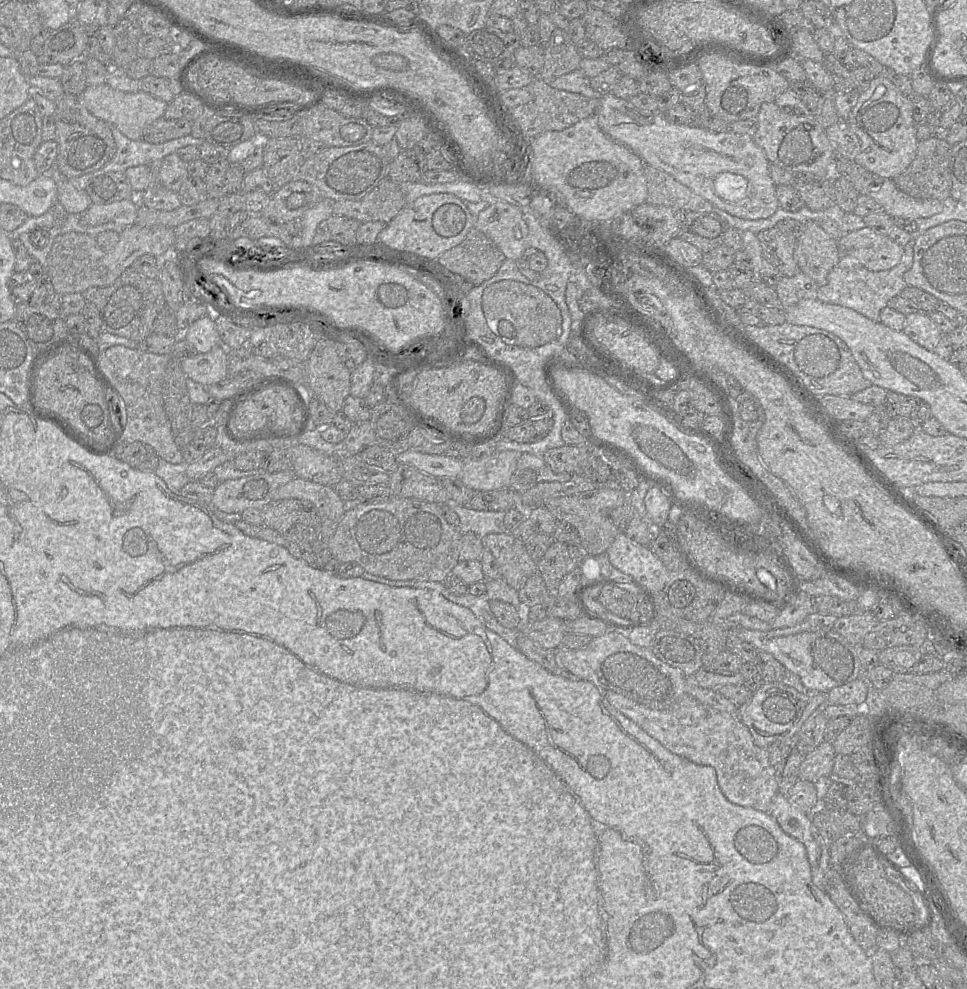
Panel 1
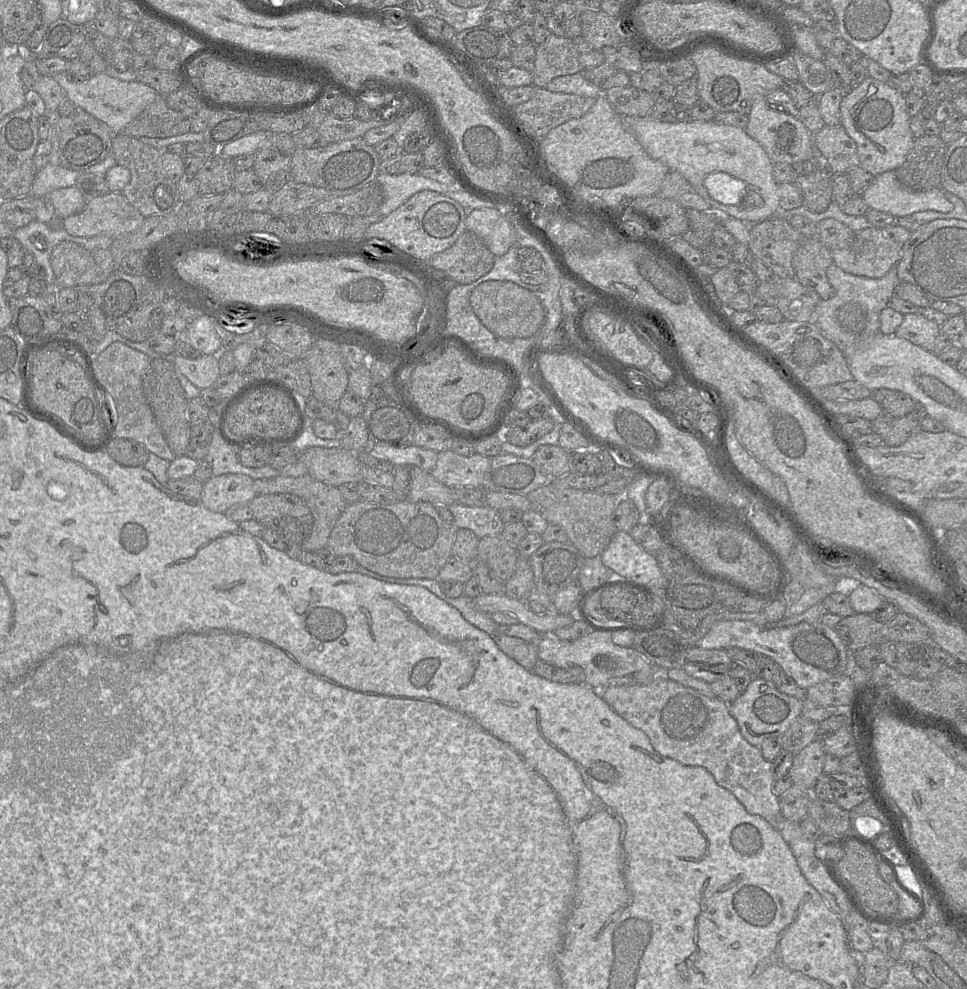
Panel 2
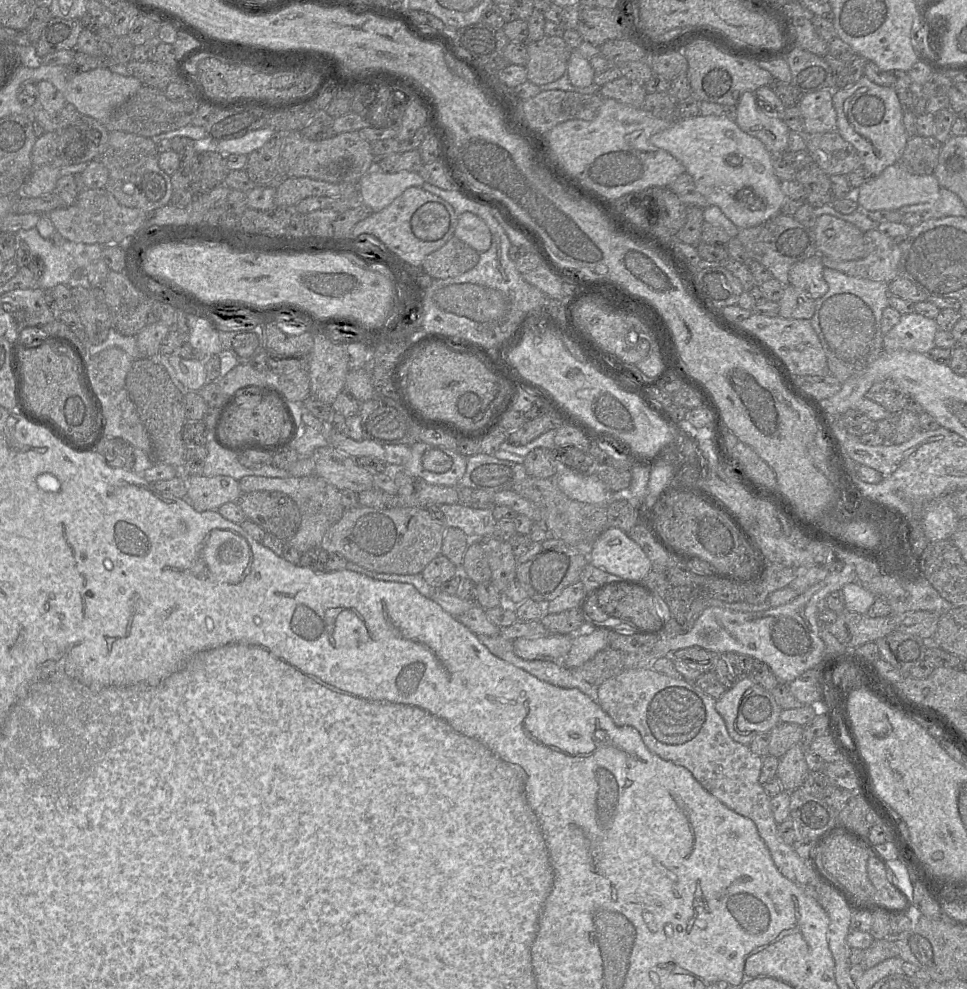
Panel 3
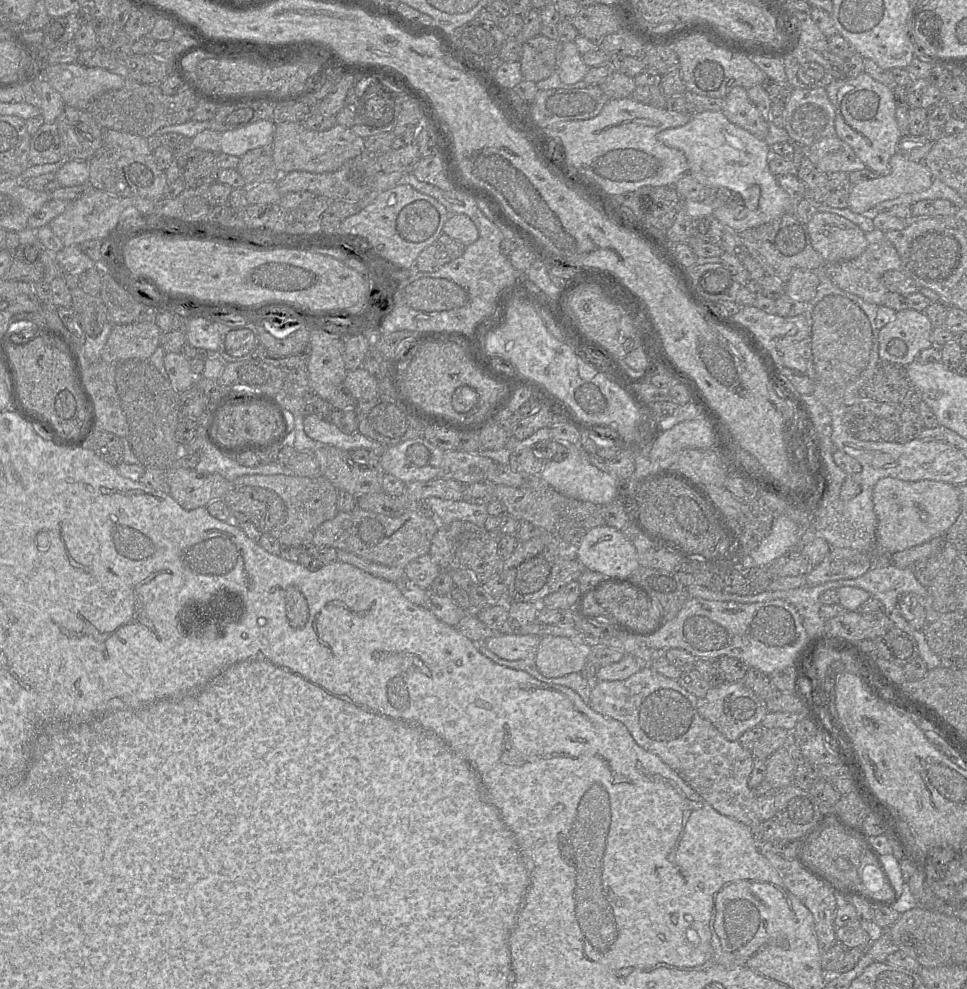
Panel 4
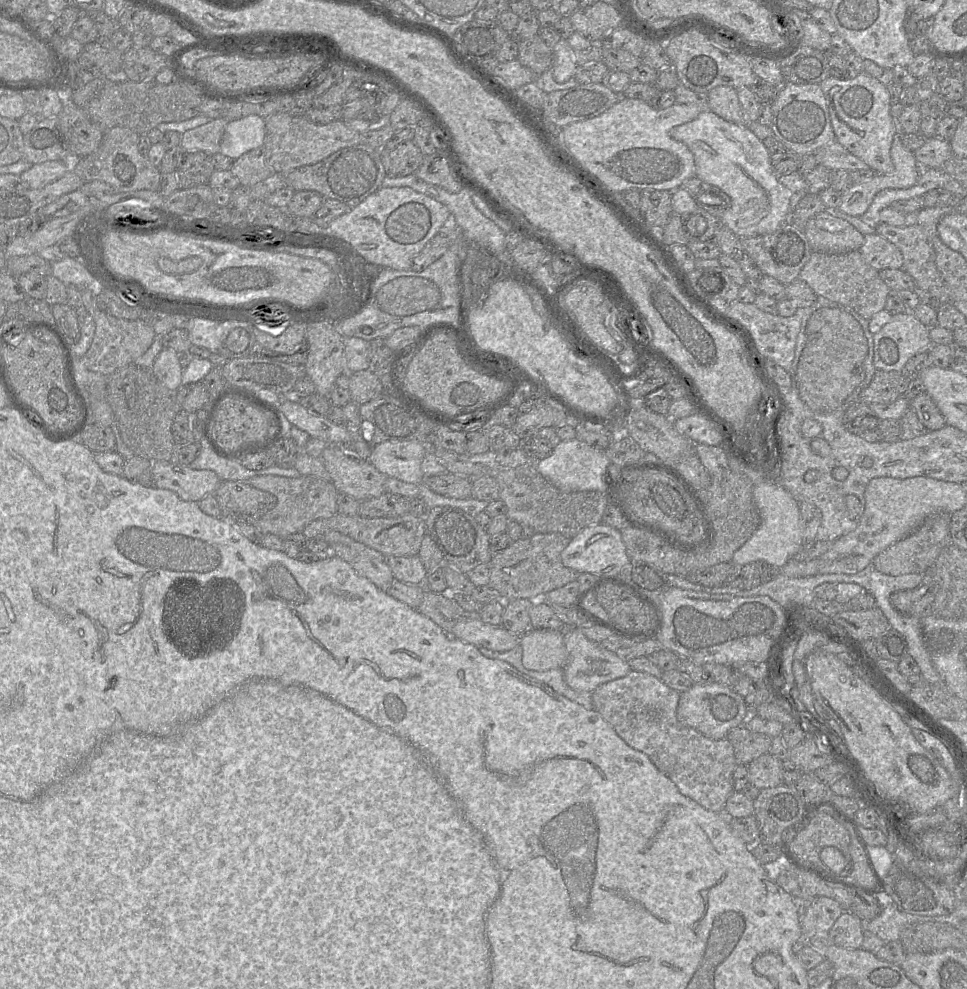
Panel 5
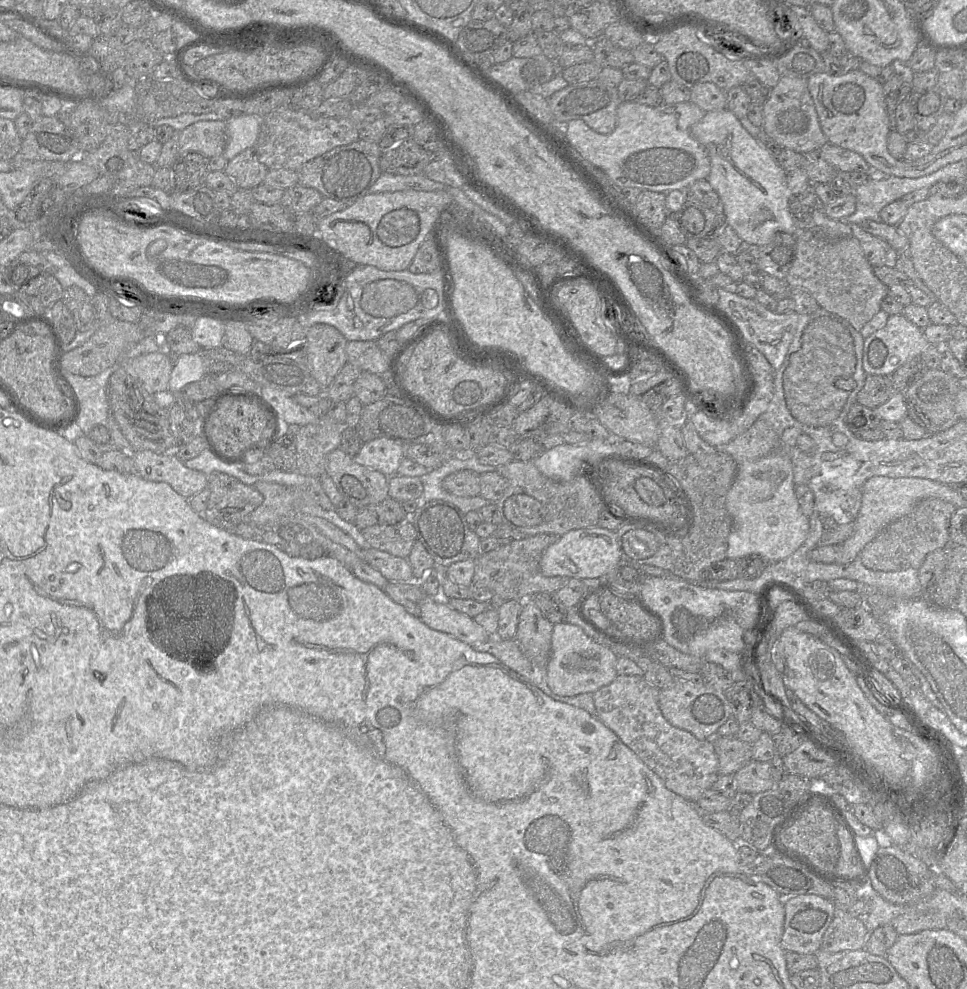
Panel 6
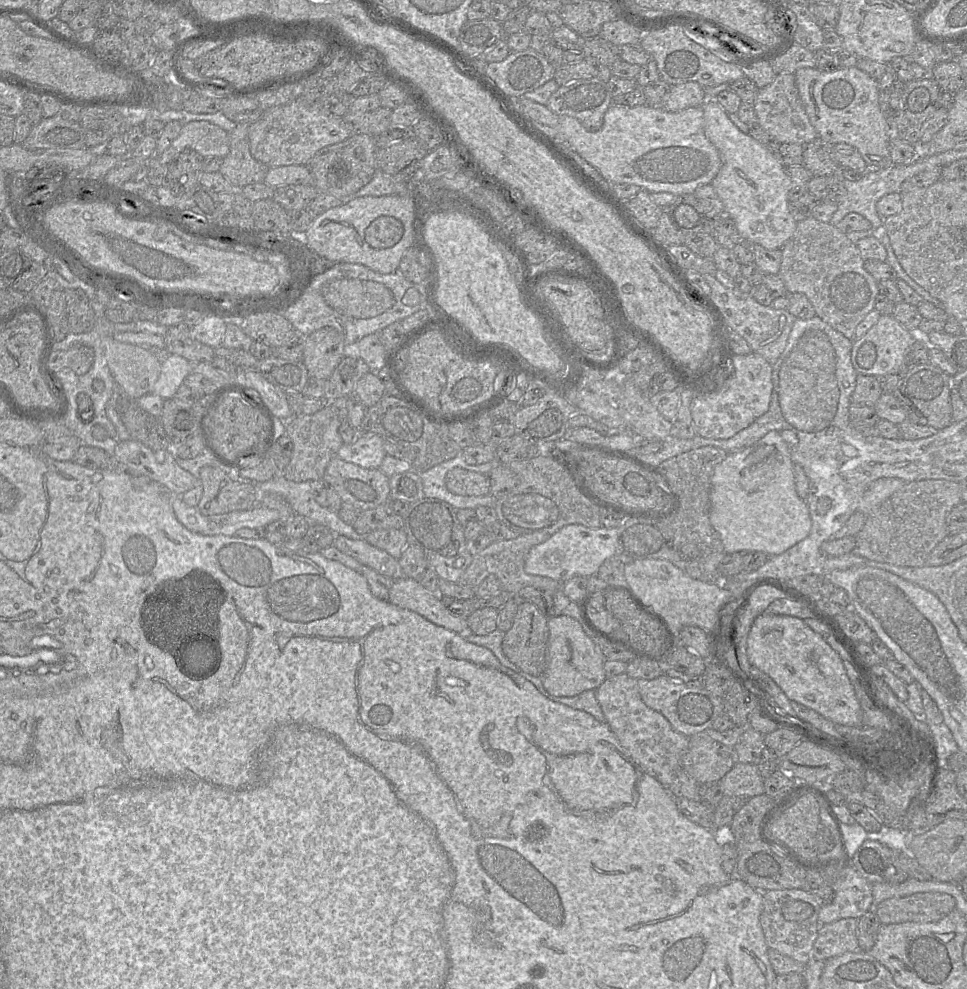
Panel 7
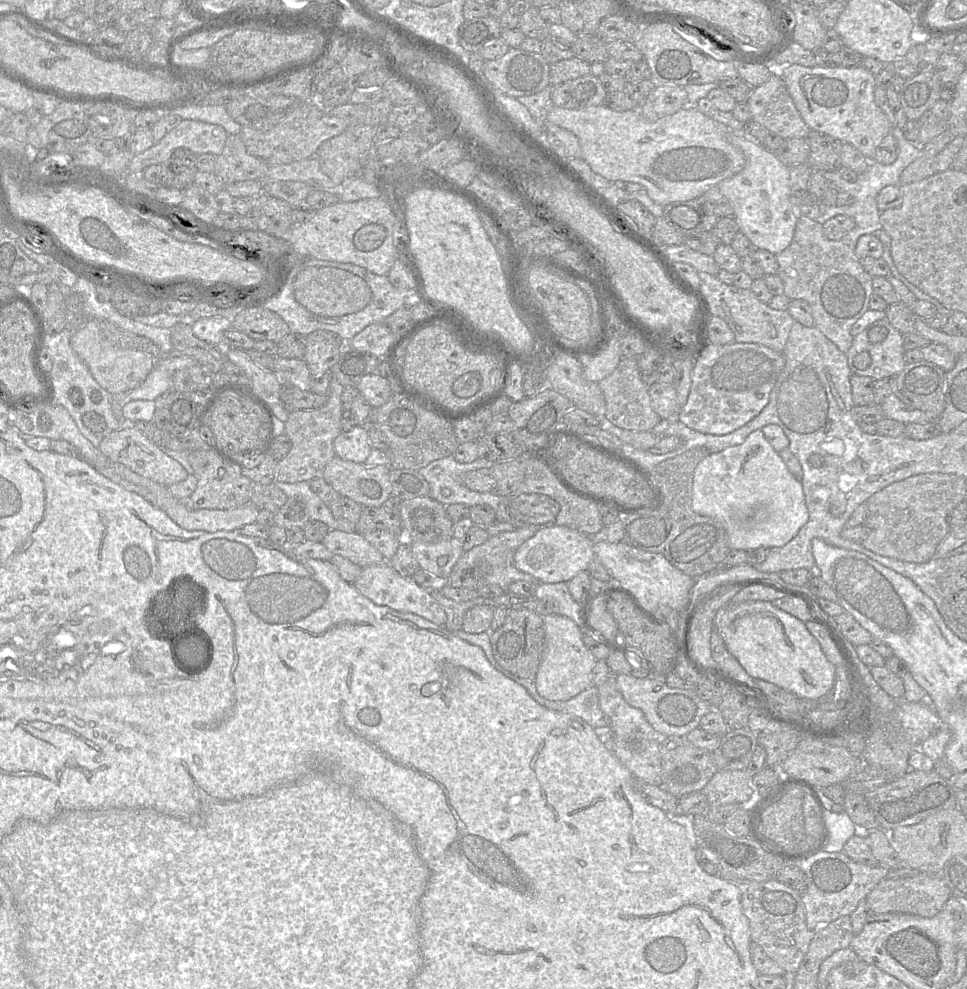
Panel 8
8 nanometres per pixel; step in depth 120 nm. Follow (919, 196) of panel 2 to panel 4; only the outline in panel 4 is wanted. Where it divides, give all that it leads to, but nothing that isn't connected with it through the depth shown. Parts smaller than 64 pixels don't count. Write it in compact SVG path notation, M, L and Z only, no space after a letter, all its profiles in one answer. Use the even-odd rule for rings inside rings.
M896 153L890 159L890 173L852 185L848 208L856 214L872 214L881 202L928 189L933 182L929 168Z

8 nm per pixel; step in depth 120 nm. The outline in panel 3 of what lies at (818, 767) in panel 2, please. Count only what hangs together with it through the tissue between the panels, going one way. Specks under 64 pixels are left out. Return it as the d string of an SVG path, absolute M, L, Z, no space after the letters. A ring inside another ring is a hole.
M799 743L779 758L776 778L780 780L784 791L792 792L801 788L809 772L805 756L806 748Z

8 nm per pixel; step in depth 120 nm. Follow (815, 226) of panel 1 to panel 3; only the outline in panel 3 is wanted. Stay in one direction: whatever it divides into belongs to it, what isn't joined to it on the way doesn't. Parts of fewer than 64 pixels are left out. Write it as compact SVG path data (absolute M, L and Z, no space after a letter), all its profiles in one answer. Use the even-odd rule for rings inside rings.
M819 254L813 255L792 266L789 271L789 285L806 292L817 300L828 291L823 278L823 260Z

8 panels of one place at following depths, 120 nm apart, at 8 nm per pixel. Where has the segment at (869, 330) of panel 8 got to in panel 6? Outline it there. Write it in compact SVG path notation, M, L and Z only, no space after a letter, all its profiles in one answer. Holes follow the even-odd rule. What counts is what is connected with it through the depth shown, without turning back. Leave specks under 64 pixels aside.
M890 315L880 329L864 339L863 369L867 375L891 376L899 367L920 355L930 346L922 329L904 315Z

